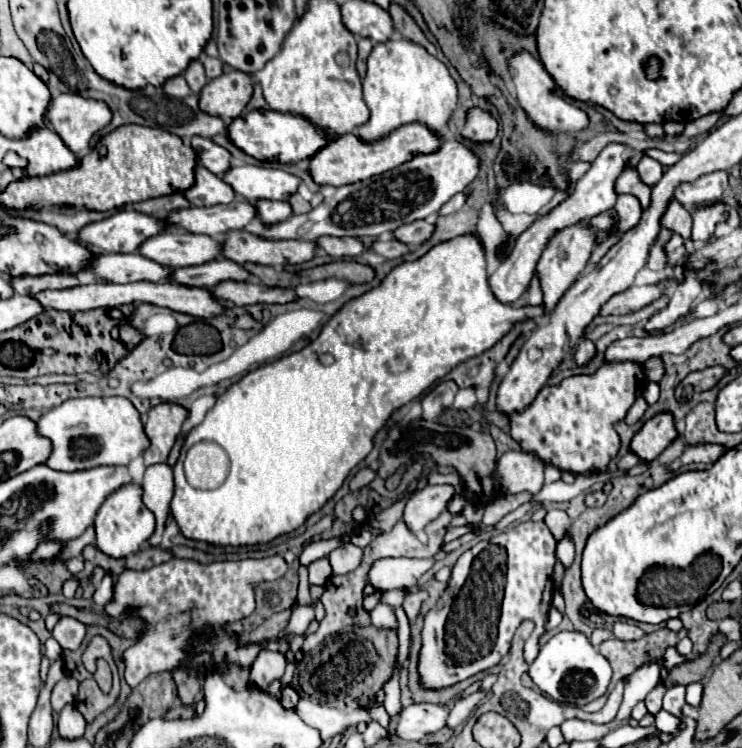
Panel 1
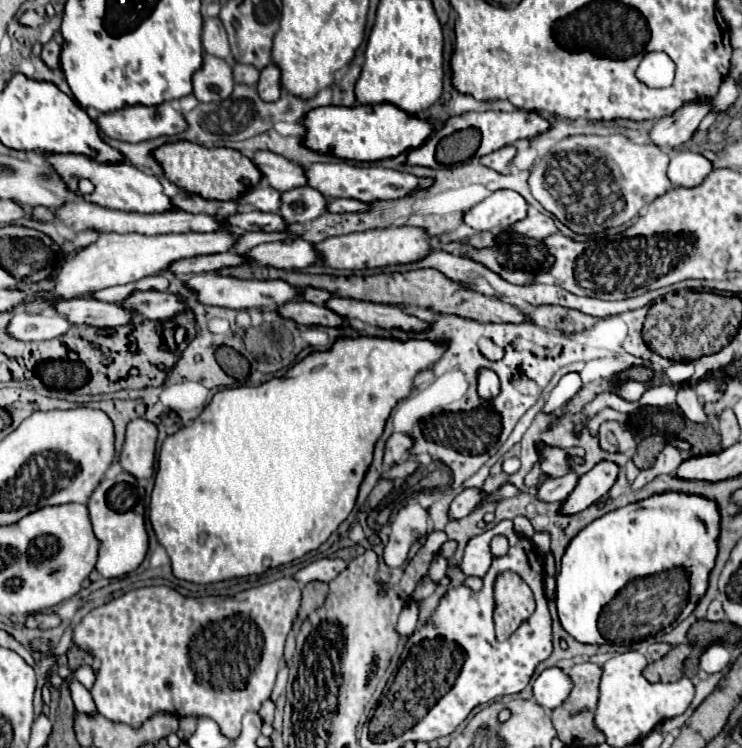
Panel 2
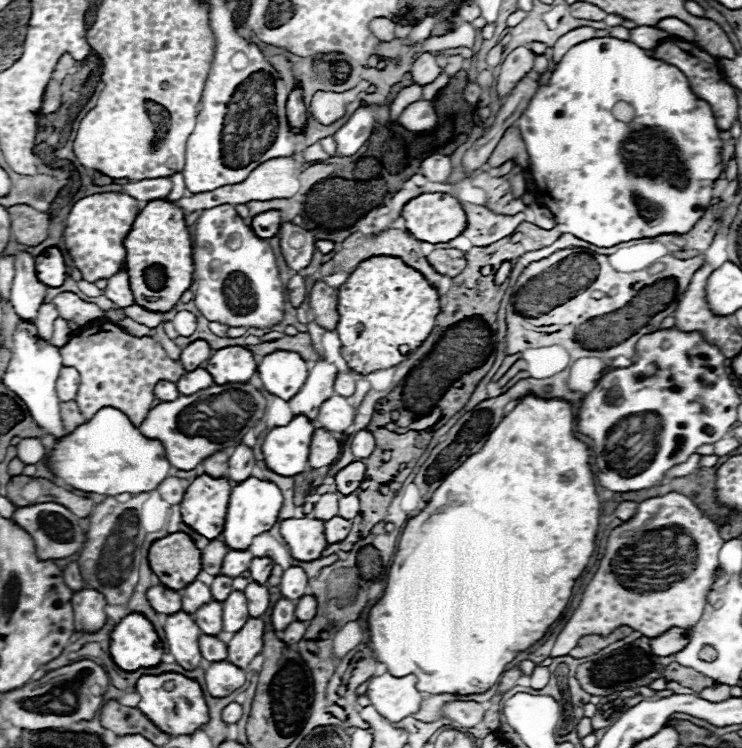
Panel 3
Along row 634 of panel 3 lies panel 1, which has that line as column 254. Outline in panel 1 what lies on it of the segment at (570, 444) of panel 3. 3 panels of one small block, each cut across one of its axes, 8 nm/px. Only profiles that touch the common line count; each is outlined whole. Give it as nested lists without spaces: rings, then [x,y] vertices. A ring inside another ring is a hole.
[[[464,234],[458,238],[452,238],[448,242],[440,242],[436,246],[432,246],[422,258],[412,260],[412,262],[402,262],[400,266],[396,266],[376,288],[364,292],[362,296],[346,302],[320,330],[318,338],[312,340],[308,346],[304,346],[298,352],[292,352],[288,356],[282,356],[280,360],[268,362],[264,366],[258,366],[256,370],[248,372],[244,378],[240,378],[238,382],[234,382],[224,394],[220,394],[220,398],[216,400],[214,408],[206,414],[206,418],[202,420],[202,424],[198,424],[196,428],[192,428],[186,436],[186,442],[182,446],[182,454],[174,466],[174,482],[176,482],[176,490],[174,490],[174,498],[172,498],[172,516],[178,522],[182,534],[186,538],[194,538],[194,540],[204,540],[210,544],[220,544],[220,546],[246,546],[246,544],[262,544],[262,542],[270,542],[280,534],[288,534],[296,528],[300,528],[304,524],[304,520],[320,510],[326,500],[330,500],[334,496],[334,492],[344,484],[346,476],[350,474],[350,470],[368,456],[368,452],[372,450],[372,438],[374,434],[384,426],[384,422],[388,420],[388,416],[400,408],[402,404],[408,404],[412,398],[420,396],[422,392],[426,392],[436,380],[444,378],[456,364],[474,358],[478,354],[482,354],[484,350],[492,348],[504,334],[508,334],[512,330],[512,326],[516,322],[526,322],[526,320],[542,320],[546,316],[544,312],[544,304],[538,306],[504,306],[500,302],[496,302],[494,294],[490,292],[488,286],[488,274],[486,274],[486,252],[482,250],[480,238],[474,234]],[[322,354],[332,354],[334,362],[332,364],[322,364],[320,356]],[[200,440],[214,440],[218,442],[230,456],[230,474],[226,478],[226,482],[214,490],[196,490],[186,482],[184,470],[182,470],[182,462],[184,456],[188,452],[190,446],[194,446]]]

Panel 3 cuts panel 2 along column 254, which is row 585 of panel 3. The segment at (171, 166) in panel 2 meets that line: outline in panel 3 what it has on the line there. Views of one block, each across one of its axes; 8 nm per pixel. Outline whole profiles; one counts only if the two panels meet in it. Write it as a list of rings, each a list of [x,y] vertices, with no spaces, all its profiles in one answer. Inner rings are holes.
[[[174,532],[152,544],[148,562],[166,588],[182,590],[186,584],[196,580],[202,570],[200,554],[202,552],[188,534]]]

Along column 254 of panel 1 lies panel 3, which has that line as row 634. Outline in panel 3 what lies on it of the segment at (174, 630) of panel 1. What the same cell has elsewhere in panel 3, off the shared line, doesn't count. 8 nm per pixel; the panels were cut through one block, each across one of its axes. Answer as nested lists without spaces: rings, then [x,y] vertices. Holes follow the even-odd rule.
[[[670,492],[664,496],[642,500],[638,504],[636,514],[610,532],[598,572],[586,586],[580,606],[574,610],[574,614],[558,634],[550,656],[568,656],[582,636],[610,634],[616,626],[630,626],[632,630],[648,638],[654,638],[674,626],[692,628],[704,612],[706,594],[710,592],[710,584],[714,582],[712,570],[718,564],[718,552],[722,544],[724,540],[720,536],[720,528],[708,516],[702,514],[702,510],[694,504],[692,498],[678,492]]]

